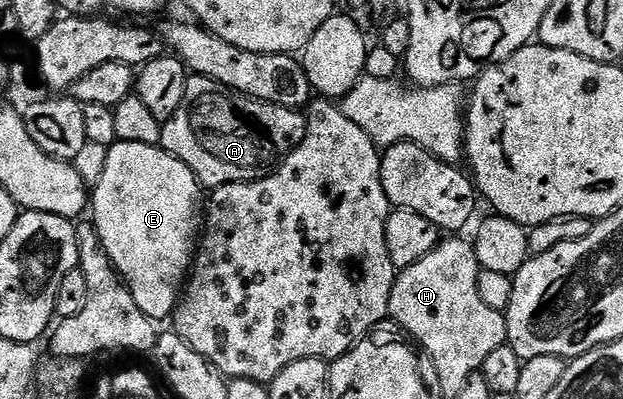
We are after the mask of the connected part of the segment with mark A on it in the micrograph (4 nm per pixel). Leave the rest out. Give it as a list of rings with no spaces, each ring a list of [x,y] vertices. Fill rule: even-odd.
[[[192,75],[178,113],[160,129],[160,146],[181,159],[196,175],[201,188],[253,183],[276,170],[306,137],[308,116],[303,110],[249,99],[205,75]]]

